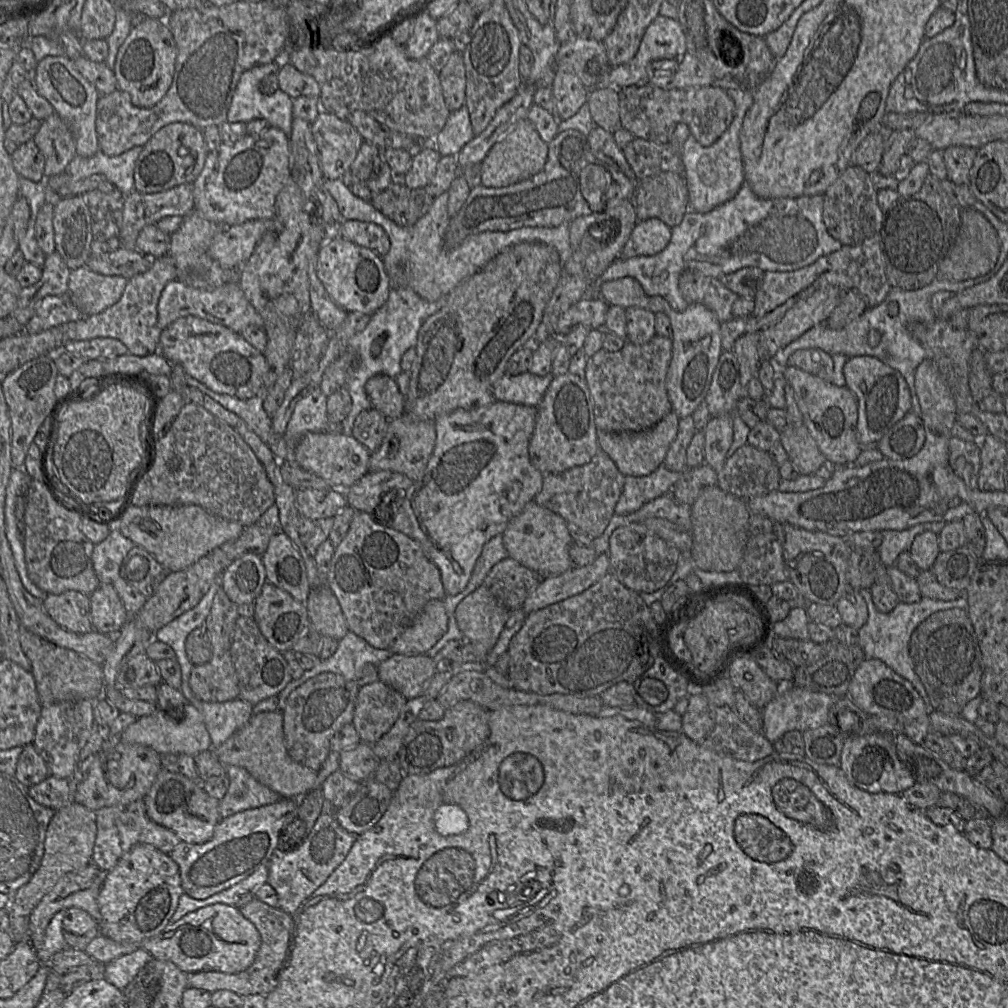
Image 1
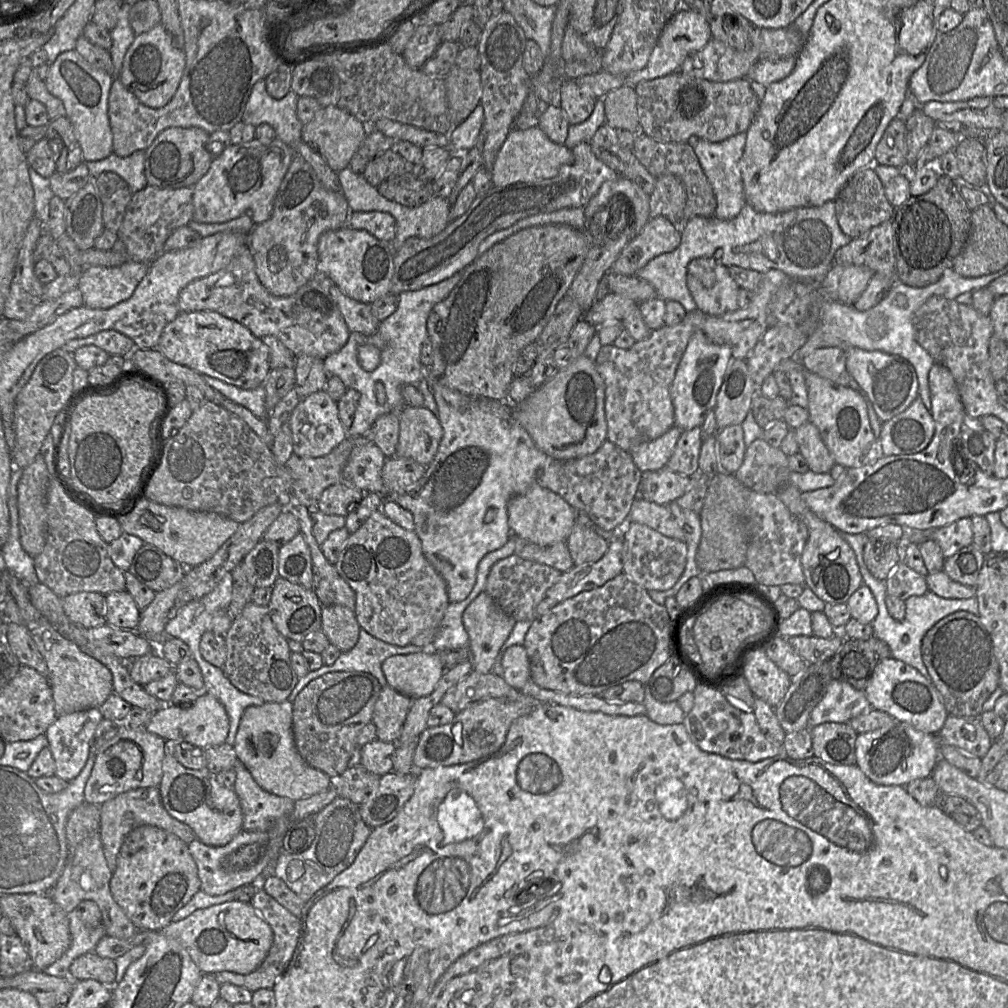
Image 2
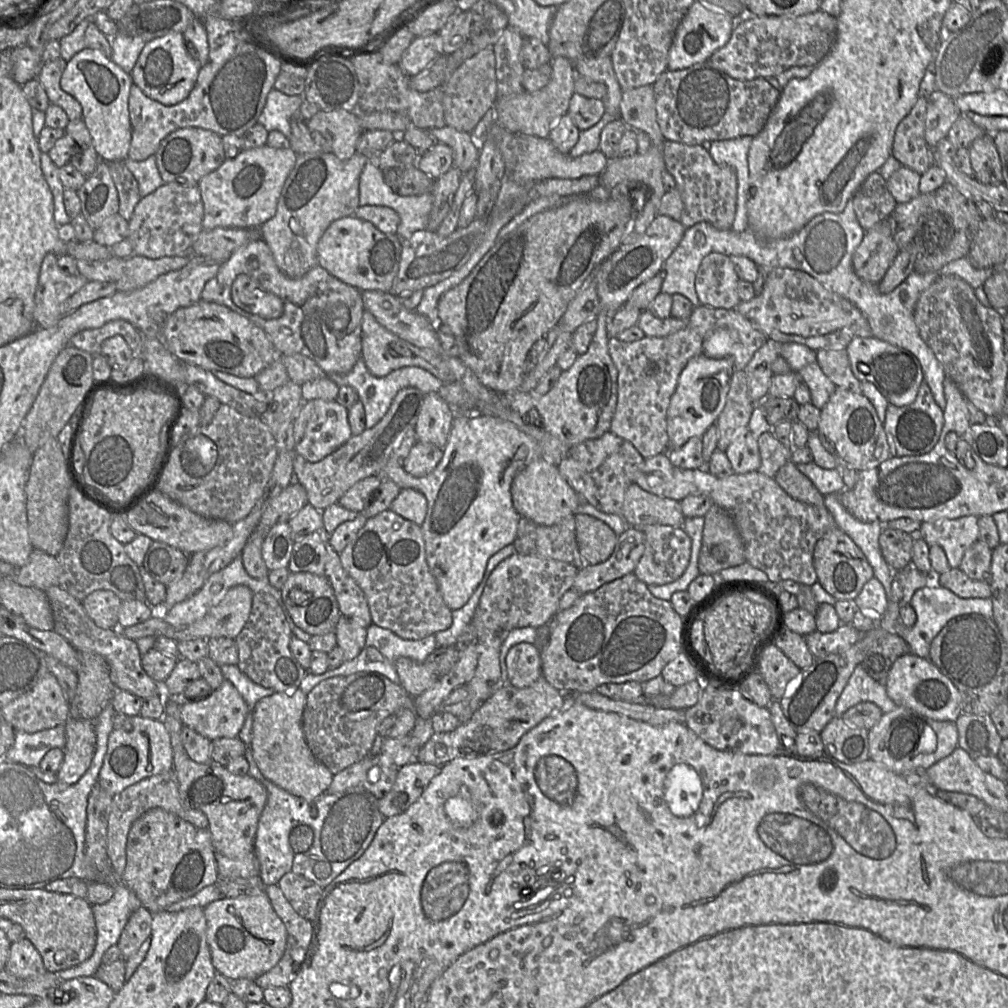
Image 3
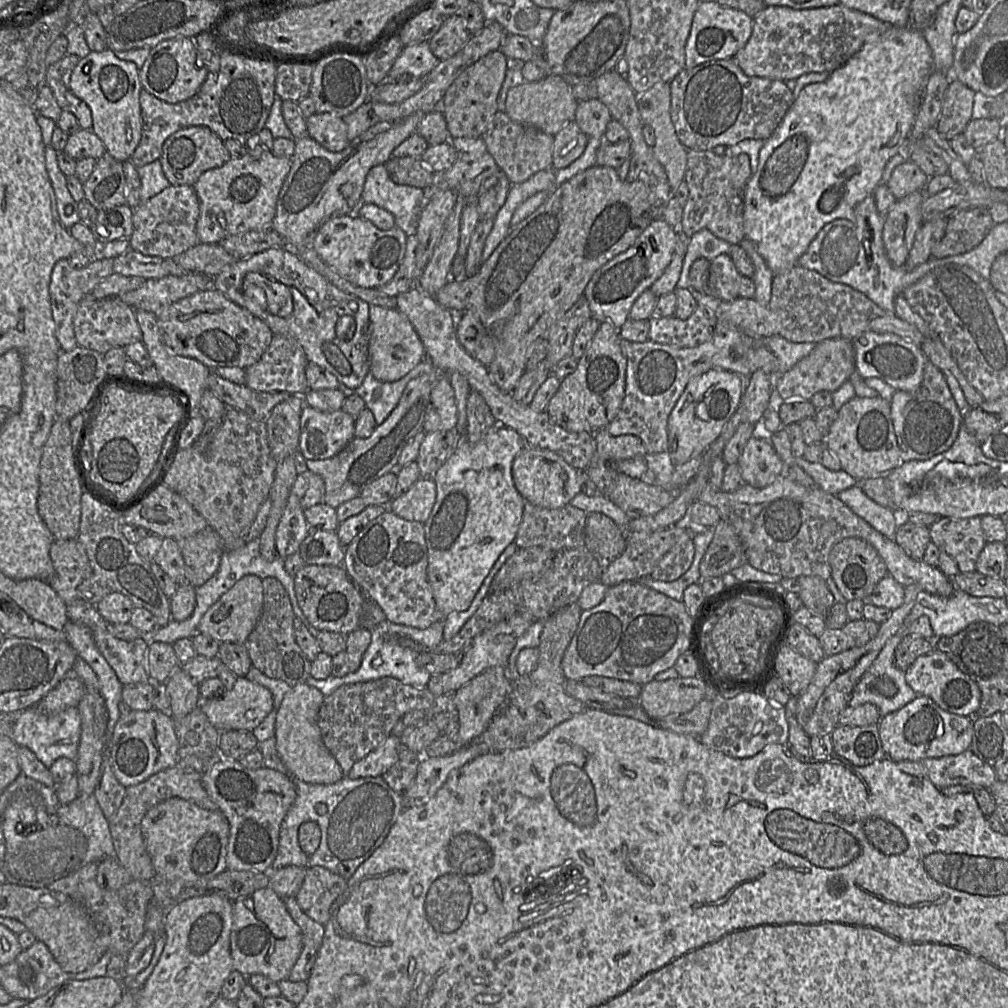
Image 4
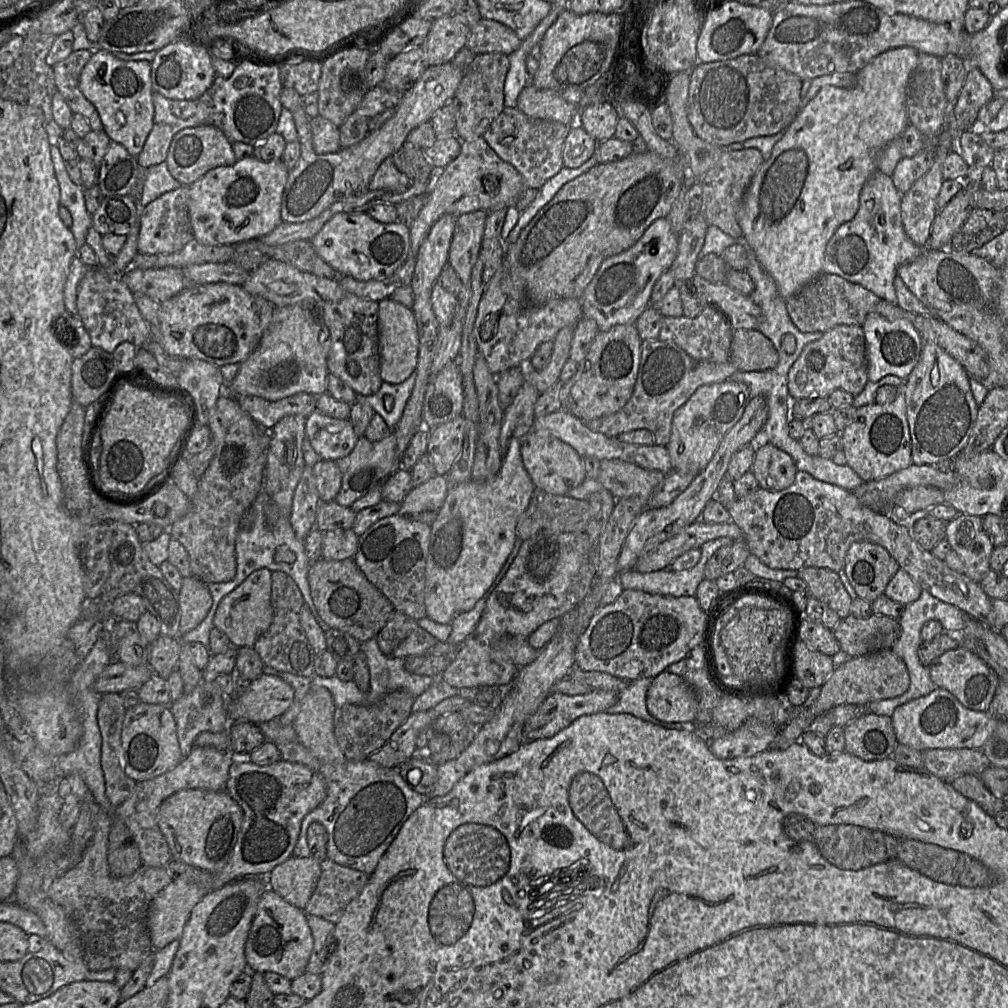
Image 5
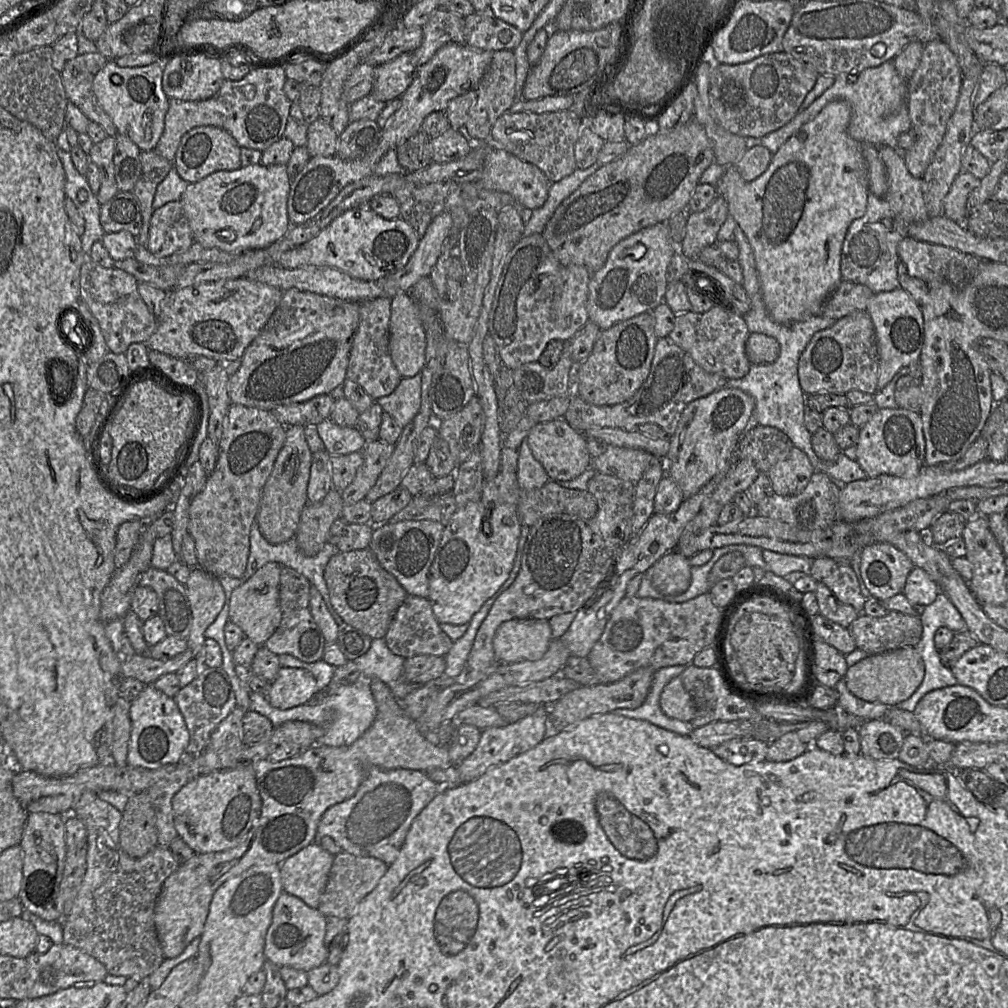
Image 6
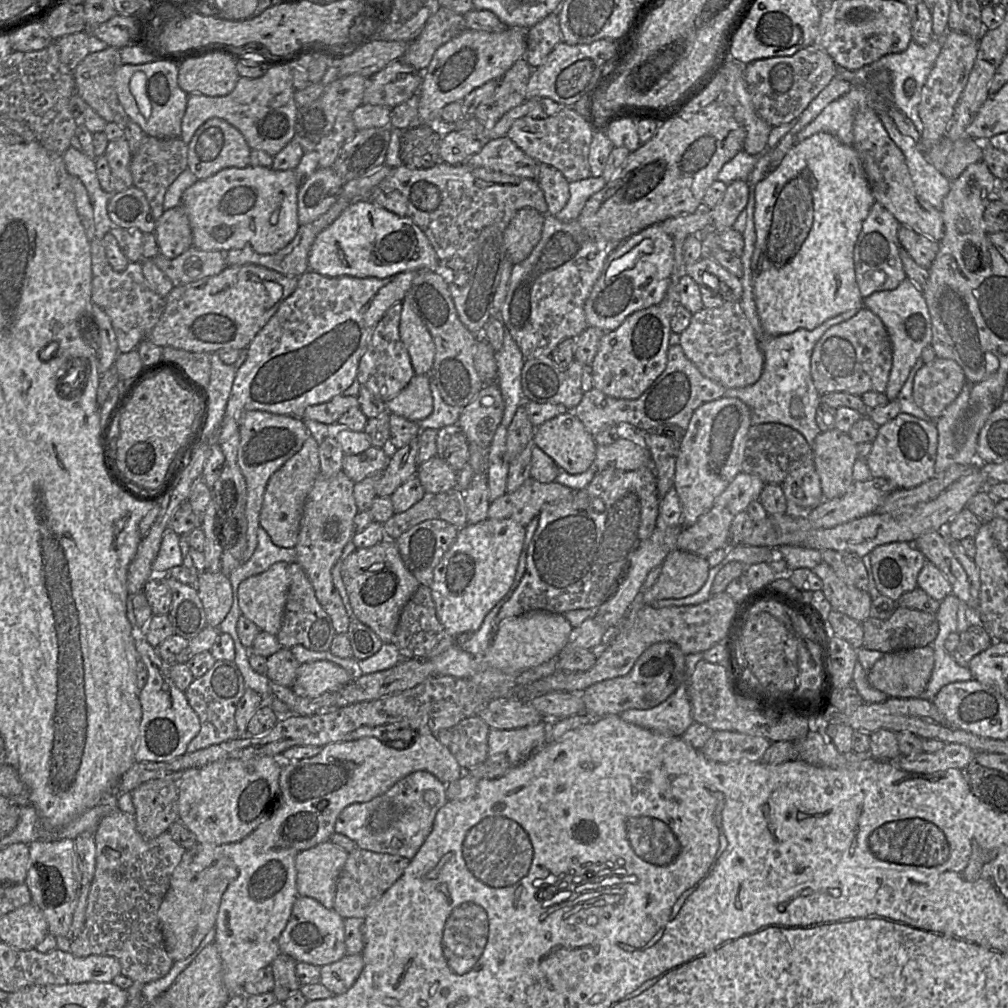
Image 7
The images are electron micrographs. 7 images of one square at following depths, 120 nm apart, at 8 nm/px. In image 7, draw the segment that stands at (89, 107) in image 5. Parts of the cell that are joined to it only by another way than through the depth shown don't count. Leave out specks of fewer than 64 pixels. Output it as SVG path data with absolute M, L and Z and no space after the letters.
M108 46L98 52L89 53L72 71L75 92L107 122L115 122L125 128L130 118L118 100L115 90L115 73L122 65L119 49Z

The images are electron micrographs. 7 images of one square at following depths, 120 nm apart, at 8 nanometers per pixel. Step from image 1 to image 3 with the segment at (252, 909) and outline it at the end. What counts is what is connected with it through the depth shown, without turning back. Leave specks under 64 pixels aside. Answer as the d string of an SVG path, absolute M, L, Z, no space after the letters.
M279 886L264 889L270 903L287 931L287 944L280 961L254 982L262 989L288 986L306 957L313 935L311 921L301 917L286 899Z

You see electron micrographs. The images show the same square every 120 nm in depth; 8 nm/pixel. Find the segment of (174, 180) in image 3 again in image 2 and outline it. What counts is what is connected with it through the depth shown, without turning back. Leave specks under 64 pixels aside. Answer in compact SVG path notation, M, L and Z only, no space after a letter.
M198 127L163 130L144 151L144 174L148 186L164 189L193 187L209 170L214 158L209 150L210 134Z

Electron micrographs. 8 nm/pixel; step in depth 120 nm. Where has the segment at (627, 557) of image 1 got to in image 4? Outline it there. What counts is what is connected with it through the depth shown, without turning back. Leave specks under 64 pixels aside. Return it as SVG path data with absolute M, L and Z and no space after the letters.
M693 539L680 540L660 559L650 577L664 582L677 580L690 568L694 554Z

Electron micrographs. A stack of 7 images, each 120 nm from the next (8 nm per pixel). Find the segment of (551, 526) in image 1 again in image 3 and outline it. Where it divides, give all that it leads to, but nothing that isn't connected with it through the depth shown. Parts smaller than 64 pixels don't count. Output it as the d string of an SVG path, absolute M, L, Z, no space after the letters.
M543 457L537 458L515 475L510 492L513 507L519 516L543 526L551 526L569 515L576 515L576 509L582 501L561 476L557 465Z

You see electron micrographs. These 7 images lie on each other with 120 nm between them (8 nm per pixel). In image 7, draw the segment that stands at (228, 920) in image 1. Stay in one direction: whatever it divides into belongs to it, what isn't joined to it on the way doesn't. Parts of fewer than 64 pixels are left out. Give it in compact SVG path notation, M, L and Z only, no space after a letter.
M298 896L279 939L279 947L281 953L290 955L297 962L320 967L338 961L346 955L344 919L315 899Z

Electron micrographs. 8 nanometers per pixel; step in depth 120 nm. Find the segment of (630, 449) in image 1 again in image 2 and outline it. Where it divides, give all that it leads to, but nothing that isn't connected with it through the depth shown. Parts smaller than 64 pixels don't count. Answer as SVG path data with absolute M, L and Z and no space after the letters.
M673 425L659 438L628 451L636 467L641 472L663 468L671 457L681 432L677 426Z

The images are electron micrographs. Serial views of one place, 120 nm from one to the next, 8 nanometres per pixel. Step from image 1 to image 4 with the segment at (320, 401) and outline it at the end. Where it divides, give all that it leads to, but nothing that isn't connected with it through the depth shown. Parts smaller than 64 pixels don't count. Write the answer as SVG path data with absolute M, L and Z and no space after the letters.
M308 405L303 407L298 449L305 459L331 458L354 437L354 418L342 409L326 412Z

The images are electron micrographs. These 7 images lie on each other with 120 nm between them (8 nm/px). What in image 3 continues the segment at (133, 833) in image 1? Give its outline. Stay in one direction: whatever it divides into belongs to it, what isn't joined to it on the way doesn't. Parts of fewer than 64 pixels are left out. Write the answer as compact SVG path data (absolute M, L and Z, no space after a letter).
M172 769L145 778L127 787L122 792L113 796L108 817L107 856L110 860L111 870L117 877L121 877L125 870L127 837L133 823L144 813L154 808L161 808L173 813L197 828L208 828L207 817L202 812L186 807L182 803L179 796L177 777Z

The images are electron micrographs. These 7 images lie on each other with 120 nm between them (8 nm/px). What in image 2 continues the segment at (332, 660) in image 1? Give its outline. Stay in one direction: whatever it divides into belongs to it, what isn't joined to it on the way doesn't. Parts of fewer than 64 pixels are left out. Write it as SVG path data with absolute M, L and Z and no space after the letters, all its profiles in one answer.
M361 628L359 639L350 651L342 652L332 665L323 665L318 670L309 671L305 676L299 678L287 700L293 702L309 682L329 672L366 672L373 675L382 687L390 686L382 670L383 661L394 655L412 654L426 649L429 648L422 648L411 644L406 646L388 644L373 637Z

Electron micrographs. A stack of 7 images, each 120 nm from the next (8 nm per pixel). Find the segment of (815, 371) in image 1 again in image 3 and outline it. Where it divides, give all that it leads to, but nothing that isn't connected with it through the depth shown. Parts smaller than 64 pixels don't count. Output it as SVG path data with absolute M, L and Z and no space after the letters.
M846 349L818 350L816 351L816 363L836 387L862 394L861 381L852 373Z

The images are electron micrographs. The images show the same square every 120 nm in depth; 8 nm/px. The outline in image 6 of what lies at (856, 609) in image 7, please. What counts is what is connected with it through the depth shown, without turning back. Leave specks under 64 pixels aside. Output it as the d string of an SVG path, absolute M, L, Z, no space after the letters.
M817 582L815 594L819 614L843 627L848 627L861 614L853 606L838 600L824 583Z

